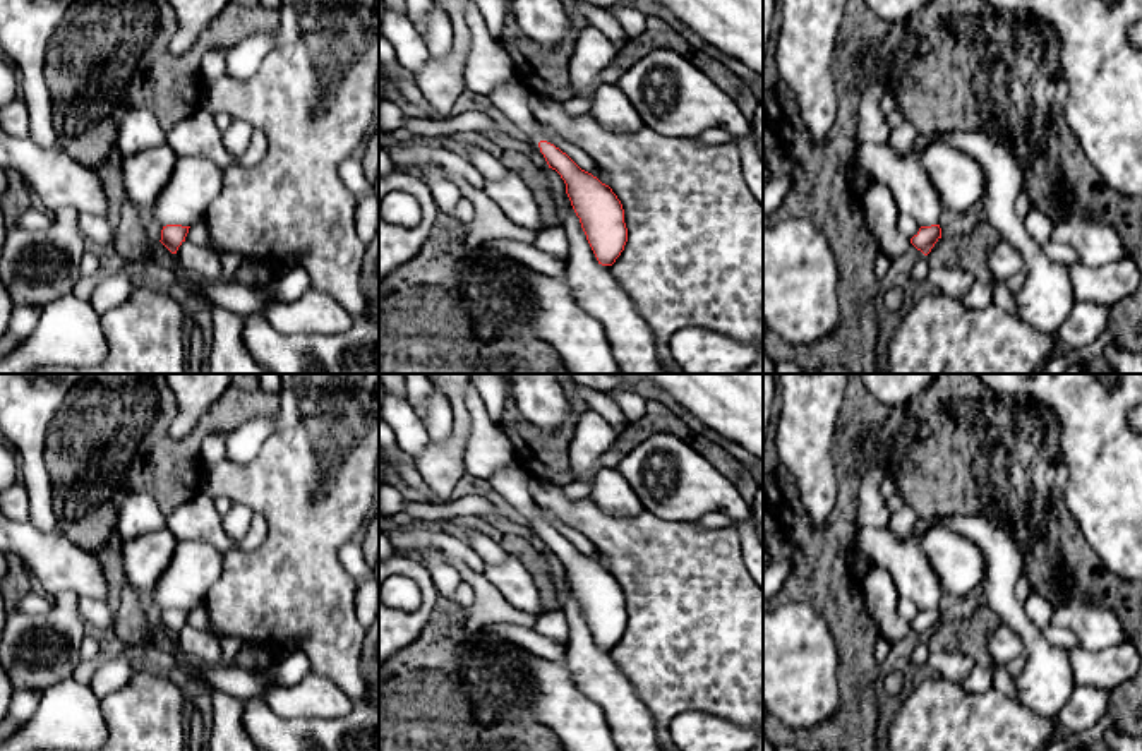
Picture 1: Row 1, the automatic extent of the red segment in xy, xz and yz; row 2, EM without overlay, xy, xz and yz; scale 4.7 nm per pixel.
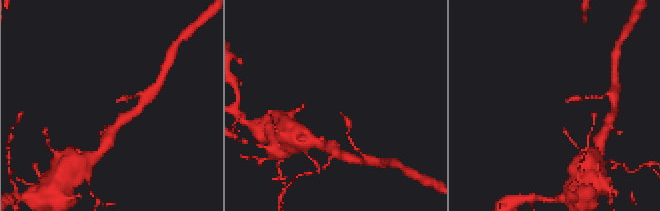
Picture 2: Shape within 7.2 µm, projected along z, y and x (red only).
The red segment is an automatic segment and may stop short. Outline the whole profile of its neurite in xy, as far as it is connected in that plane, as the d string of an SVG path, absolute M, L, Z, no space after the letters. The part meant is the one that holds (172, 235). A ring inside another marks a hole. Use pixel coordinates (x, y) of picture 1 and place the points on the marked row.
M166 225L161 230L161 243L171 252L177 254L178 247L185 242L190 226L182 225Z

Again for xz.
M514 79L497 86L489 99L523 132L525 139L545 158L549 168L561 175L598 264L612 266L628 242L622 204L609 185L581 170L542 134L528 106L530 93L520 79Z

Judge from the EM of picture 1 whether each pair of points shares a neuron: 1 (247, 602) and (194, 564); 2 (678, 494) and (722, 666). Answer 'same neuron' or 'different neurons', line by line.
1: different neurons
2: different neurons

